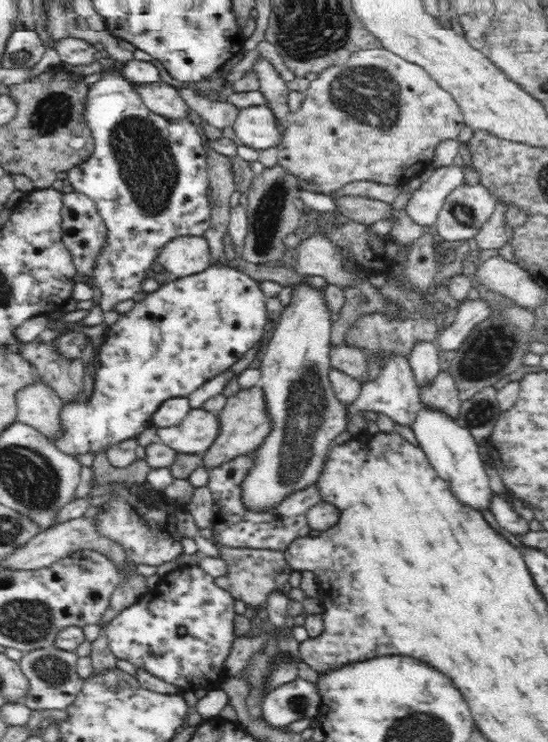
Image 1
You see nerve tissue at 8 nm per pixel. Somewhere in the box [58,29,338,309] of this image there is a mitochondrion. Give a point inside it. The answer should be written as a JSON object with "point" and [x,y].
{"point":[150,169]}

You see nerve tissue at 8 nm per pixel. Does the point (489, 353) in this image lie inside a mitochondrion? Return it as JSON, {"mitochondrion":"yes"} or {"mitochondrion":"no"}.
{"mitochondrion":"yes"}

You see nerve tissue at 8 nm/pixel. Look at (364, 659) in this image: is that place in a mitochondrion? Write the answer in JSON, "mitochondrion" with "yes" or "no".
{"mitochondrion":"no"}

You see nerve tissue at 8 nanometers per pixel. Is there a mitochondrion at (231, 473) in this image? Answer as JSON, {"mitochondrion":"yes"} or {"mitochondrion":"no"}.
{"mitochondrion":"no"}

